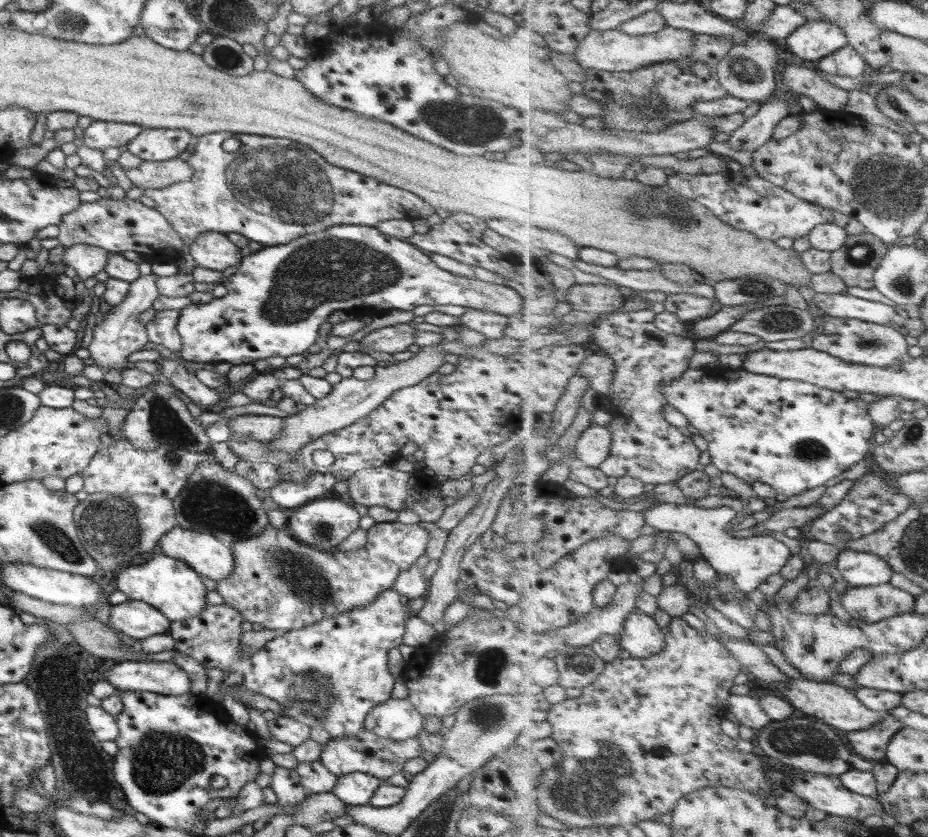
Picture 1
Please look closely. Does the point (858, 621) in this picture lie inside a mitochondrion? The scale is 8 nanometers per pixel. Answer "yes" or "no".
no

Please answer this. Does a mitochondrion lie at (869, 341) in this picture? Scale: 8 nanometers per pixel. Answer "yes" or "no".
yes

